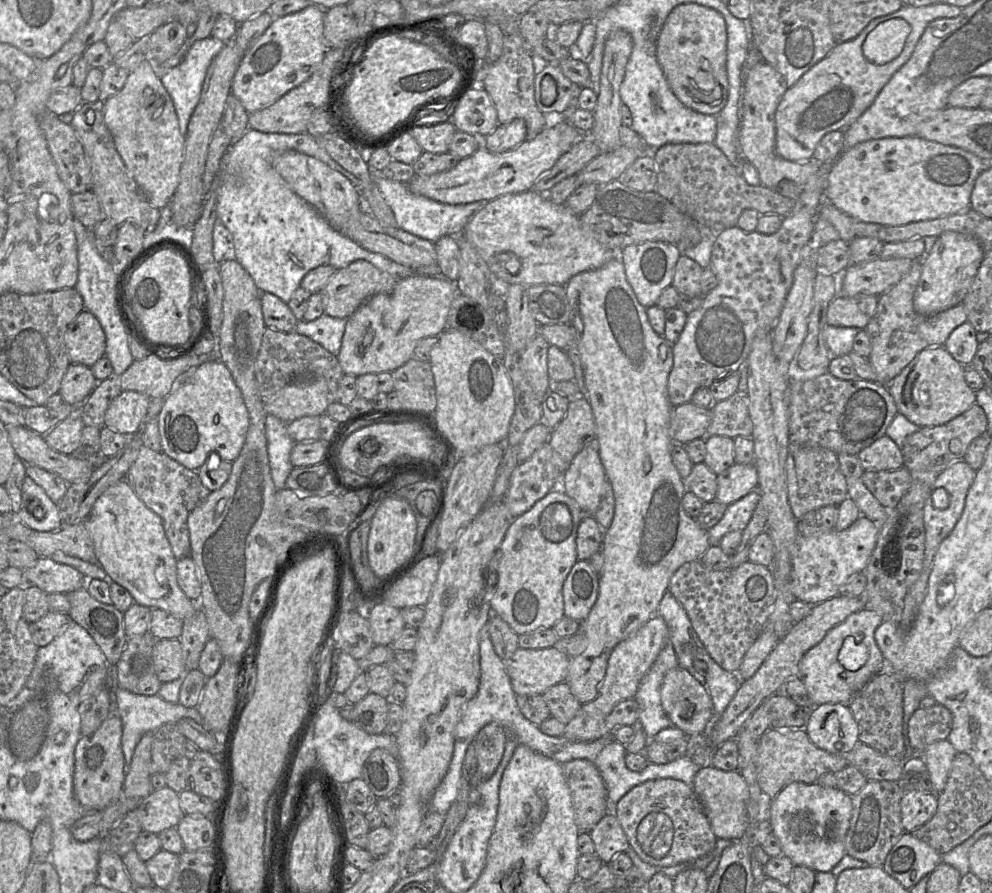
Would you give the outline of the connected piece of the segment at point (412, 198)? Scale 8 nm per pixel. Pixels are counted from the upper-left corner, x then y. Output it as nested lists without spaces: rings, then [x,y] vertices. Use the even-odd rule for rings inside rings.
[[[381,172],[375,175],[375,183],[385,202],[392,209],[398,227],[433,243],[446,235],[458,236],[462,234],[467,222],[490,202],[490,200],[479,200],[457,205],[440,203],[425,196],[413,194],[406,183],[389,180]]]

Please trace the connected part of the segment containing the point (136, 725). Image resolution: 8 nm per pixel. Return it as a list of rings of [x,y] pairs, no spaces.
[[[183,676],[171,682],[162,684],[158,693],[152,696],[135,694],[121,687],[115,690],[117,714],[122,720],[123,727],[121,745],[125,758],[125,774],[127,774],[130,770],[135,748],[144,734],[148,732],[155,732],[161,726],[168,723],[177,724],[184,718],[190,718],[196,723],[203,725],[203,720],[197,707],[186,707],[178,703],[182,684]]]

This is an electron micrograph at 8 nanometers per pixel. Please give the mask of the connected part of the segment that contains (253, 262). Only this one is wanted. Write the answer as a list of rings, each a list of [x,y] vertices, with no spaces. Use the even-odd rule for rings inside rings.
[[[248,128],[242,138],[224,153],[212,186],[217,190],[217,218],[223,222],[233,236],[236,260],[251,275],[261,292],[272,293],[288,305],[303,278],[312,269],[321,265],[331,265],[336,269],[341,269],[356,260],[366,260],[379,270],[395,277],[406,278],[415,274],[415,269],[399,264],[381,254],[370,252],[340,233],[313,206],[298,196],[273,167],[273,160],[287,150],[312,156],[343,174],[360,192],[360,209],[370,212],[370,206],[361,194],[361,180],[333,160],[313,136],[307,132],[300,134],[264,133]]]

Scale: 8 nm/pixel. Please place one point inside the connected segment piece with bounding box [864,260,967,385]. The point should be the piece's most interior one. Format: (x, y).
(898, 333)

